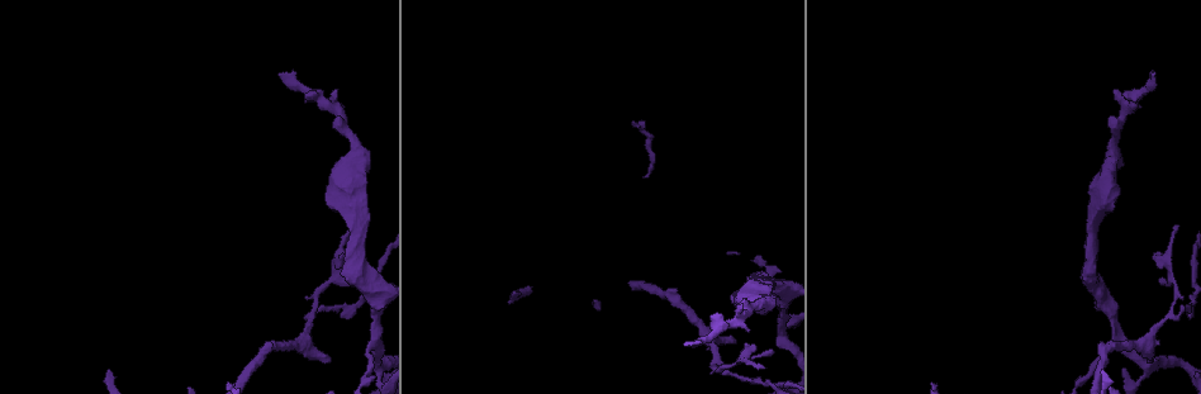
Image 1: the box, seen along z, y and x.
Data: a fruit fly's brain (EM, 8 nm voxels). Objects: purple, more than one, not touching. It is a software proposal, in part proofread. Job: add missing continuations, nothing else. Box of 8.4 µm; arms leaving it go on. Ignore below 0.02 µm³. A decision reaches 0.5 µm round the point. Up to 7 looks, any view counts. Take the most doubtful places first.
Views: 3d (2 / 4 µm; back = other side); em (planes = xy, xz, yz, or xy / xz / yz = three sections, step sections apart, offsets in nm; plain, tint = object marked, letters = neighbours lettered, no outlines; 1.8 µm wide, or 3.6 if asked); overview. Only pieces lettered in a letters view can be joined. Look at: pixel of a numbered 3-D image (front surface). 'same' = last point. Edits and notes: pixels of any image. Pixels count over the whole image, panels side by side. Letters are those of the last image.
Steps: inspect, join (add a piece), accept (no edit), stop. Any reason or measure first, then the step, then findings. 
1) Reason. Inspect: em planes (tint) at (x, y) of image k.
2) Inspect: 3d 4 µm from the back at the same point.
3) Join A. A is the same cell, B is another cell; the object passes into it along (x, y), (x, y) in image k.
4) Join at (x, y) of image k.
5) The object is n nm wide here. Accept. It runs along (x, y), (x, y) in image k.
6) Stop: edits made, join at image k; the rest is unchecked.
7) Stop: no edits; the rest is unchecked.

Branch stops here. Inspect: em planes (letters) at (281, 75) of image 1.

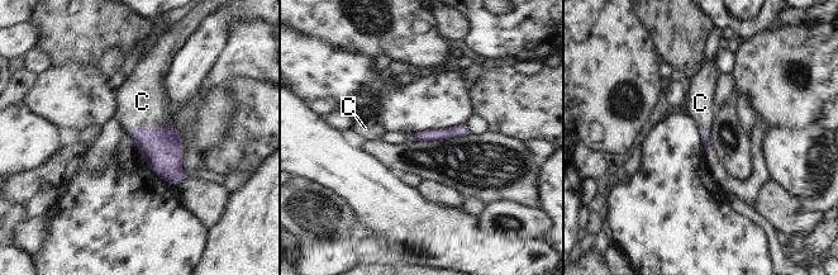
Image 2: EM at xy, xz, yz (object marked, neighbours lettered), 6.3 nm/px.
Join C. C is the same cell; the object passes into it along (162, 150), (150, 128), (142, 102) in image 2; it goes on there.

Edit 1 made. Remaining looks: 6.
Inspect: overview.

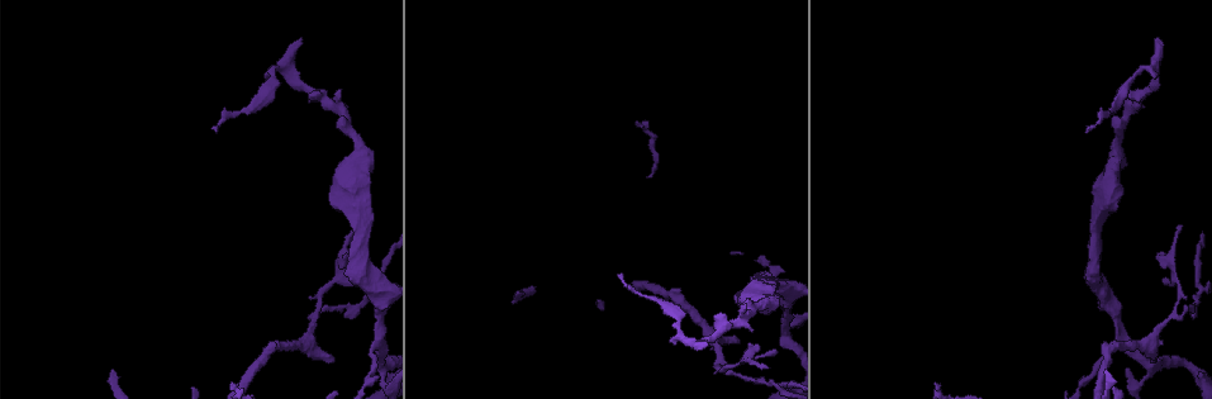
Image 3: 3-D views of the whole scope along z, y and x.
An open end. Inspect: 3d 4 µm at (333, 359) of image 3.

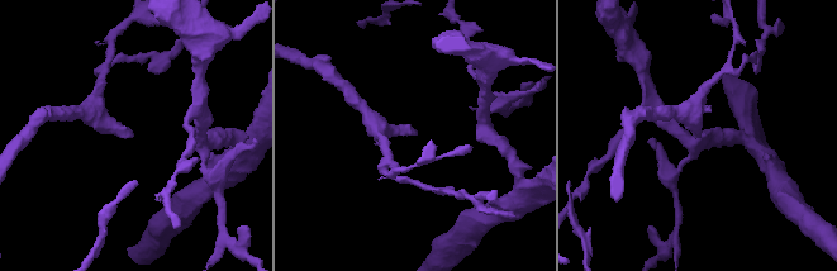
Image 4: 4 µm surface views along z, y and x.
Inspect: em planes (letters) at (698, 134) of image 4.

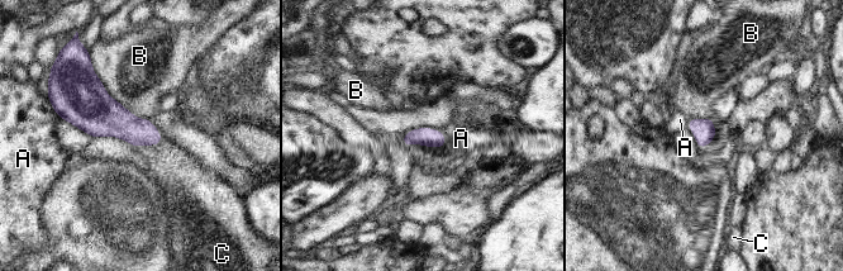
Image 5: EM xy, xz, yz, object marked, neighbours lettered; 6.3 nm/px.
The object is 120 nm wide here. Join C. C is the same cell, A and B are other cells; the object passes into it along (123, 124), (156, 143), (179, 175) in image 5; it goes on there.

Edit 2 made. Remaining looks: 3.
Thin end. Inspect: 3d 2 µm at (623, 274) of image 3.

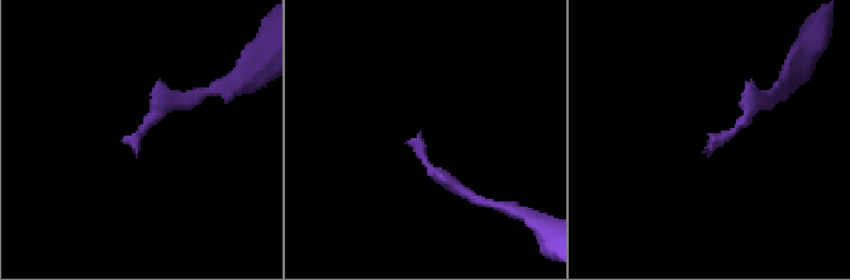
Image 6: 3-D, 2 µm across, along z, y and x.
Inspect: em planes (letters) at (707, 147) of image 6.

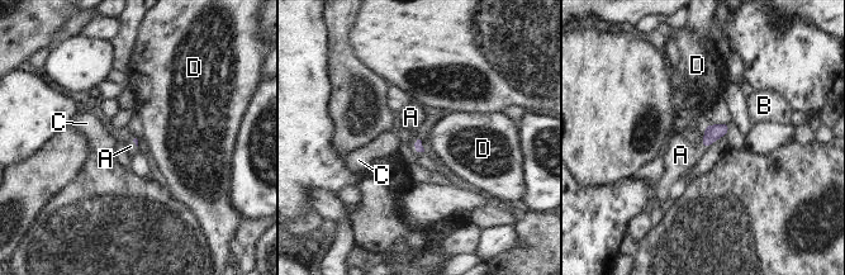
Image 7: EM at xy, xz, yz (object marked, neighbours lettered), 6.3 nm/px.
Join A. A is the same cell, B, C and D are other cells; the object passes into it along (712, 133), (702, 145), (680, 155) in image 7; the neuron continues.

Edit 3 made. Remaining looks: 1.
Stop: edits made, join at image 2, join at image 5, join at image 7; the rest is unchecked.

